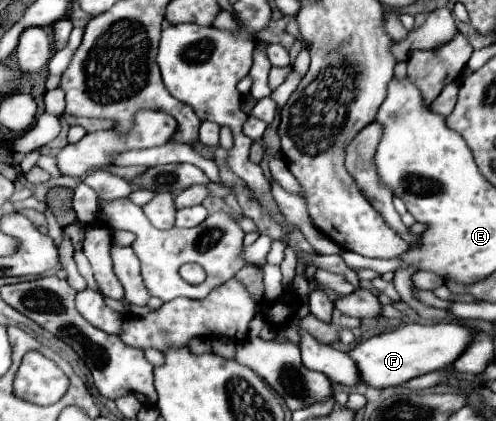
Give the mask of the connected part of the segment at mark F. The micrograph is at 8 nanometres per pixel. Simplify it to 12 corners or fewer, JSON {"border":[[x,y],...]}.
{"border":[[407,323],[347,353],[363,385],[397,387],[451,365],[459,323]]}

